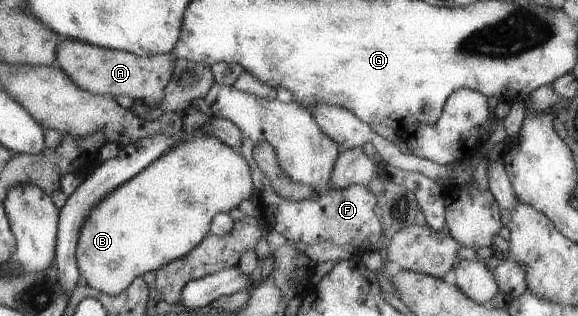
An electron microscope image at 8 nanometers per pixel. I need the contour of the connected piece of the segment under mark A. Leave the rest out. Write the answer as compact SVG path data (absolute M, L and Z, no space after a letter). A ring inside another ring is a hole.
M63 38L60 43L57 65L85 91L95 95L127 96L133 100L145 101L155 107L165 97L165 87L175 73L177 57L171 53L137 57L127 51L105 49L79 39Z

